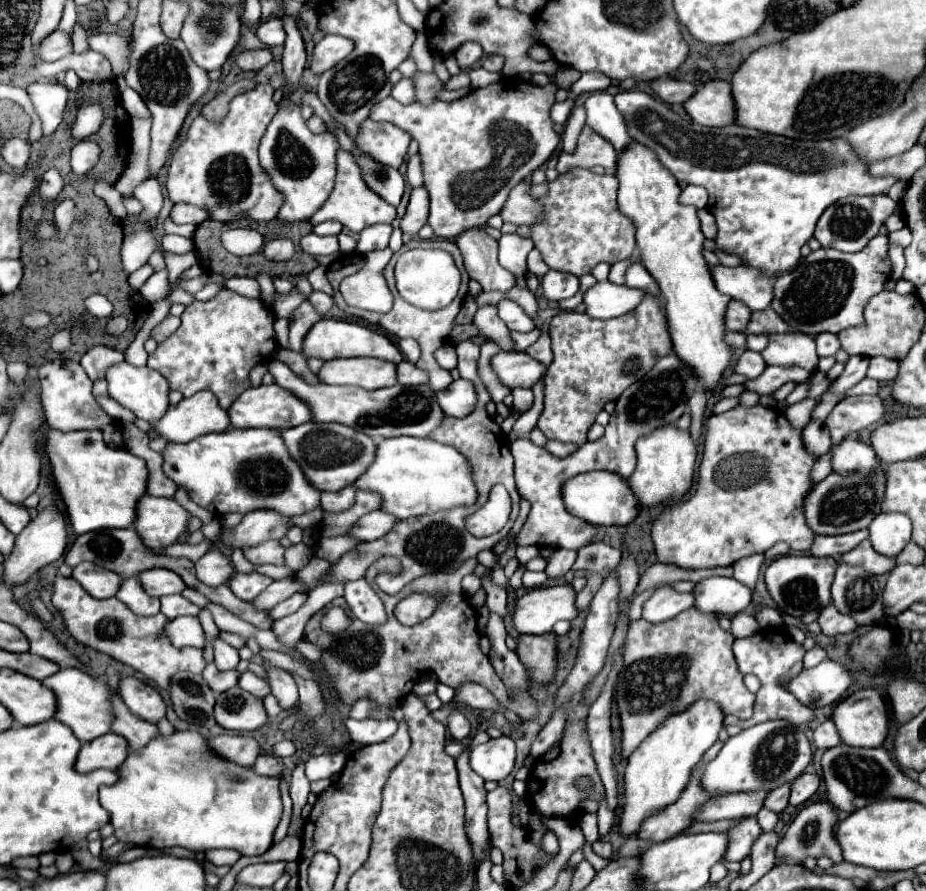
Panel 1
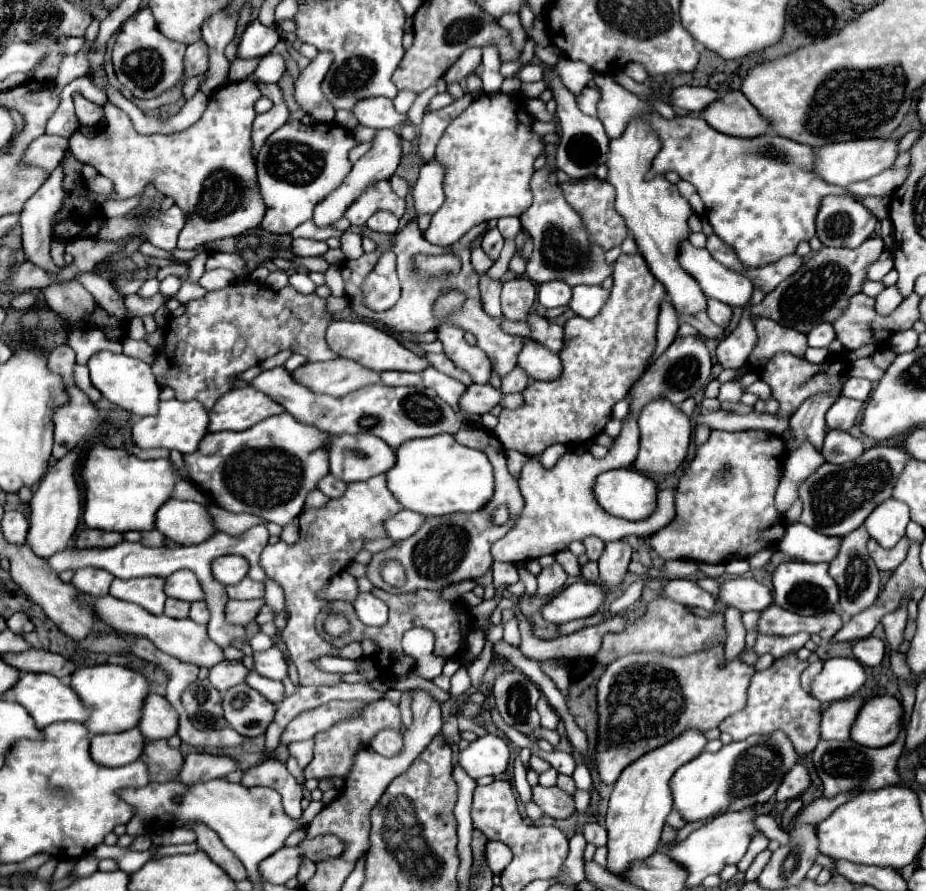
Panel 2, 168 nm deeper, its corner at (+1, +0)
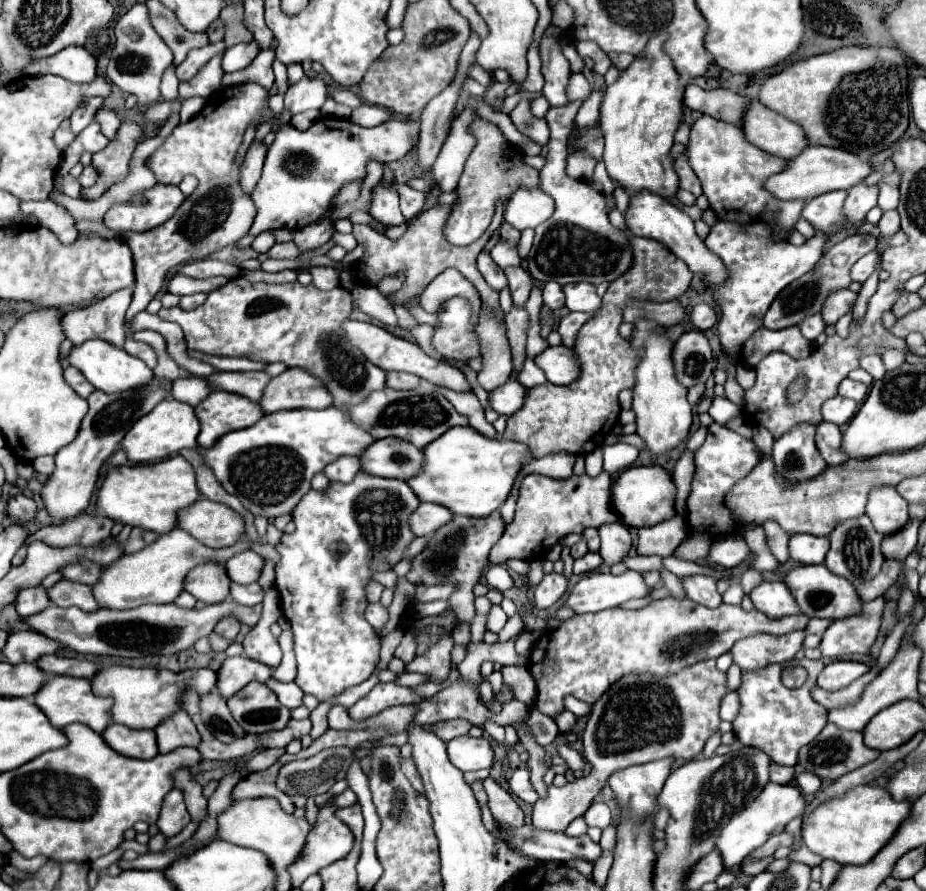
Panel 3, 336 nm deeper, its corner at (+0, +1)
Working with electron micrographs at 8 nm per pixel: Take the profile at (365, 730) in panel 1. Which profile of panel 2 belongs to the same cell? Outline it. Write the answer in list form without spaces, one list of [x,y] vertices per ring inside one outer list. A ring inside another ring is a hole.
[[[382,731],[370,741],[370,747],[384,757],[394,757],[402,749],[402,735],[400,731]]]

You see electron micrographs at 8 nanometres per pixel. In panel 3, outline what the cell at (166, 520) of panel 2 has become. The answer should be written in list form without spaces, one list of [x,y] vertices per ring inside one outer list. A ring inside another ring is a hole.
[[[199,498],[191,506],[177,512],[177,528],[191,534],[209,548],[233,546],[243,530],[243,518],[225,504]]]

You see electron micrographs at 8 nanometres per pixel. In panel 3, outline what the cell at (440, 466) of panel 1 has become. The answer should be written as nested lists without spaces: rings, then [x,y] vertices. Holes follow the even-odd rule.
[[[457,426],[423,448],[421,472],[409,478],[407,484],[421,502],[441,504],[457,516],[481,518],[489,516],[507,500],[517,472],[531,458],[533,456],[523,444],[499,438],[489,440],[469,426]]]

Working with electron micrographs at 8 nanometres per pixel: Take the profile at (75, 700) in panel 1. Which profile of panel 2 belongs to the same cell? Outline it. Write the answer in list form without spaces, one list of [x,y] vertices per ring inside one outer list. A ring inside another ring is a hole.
[[[120,665],[82,667],[72,675],[70,685],[78,693],[78,697],[84,701],[84,705],[90,705],[94,709],[90,719],[84,723],[92,735],[122,733],[122,731],[134,729],[140,721],[144,699],[150,693],[150,683],[146,681],[144,675]]]

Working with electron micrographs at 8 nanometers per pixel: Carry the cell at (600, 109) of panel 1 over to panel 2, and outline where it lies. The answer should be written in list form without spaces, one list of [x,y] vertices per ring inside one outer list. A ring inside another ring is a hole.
[[[594,87],[582,89],[582,91],[580,91],[580,97],[578,97],[578,107],[580,107],[580,111],[594,117],[594,115],[596,115],[596,103],[598,103],[598,97],[600,97],[598,89],[594,89]]]

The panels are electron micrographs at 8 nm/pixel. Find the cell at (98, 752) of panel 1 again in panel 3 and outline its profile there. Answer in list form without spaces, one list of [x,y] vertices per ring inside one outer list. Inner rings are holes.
[[[111,724],[103,730],[103,738],[117,754],[129,758],[153,758],[157,754],[153,730],[133,730],[123,724]]]

